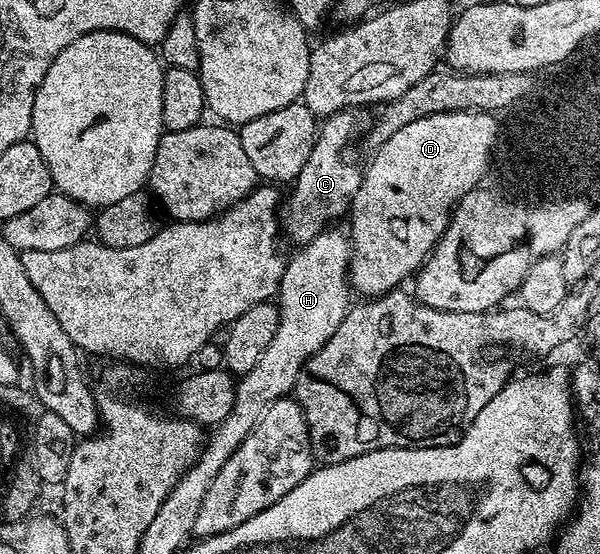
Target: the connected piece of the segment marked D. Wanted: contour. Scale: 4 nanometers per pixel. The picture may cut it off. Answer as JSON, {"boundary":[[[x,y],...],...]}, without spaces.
{"boundary":[[[442,112],[409,126],[401,126],[397,134],[378,145],[371,165],[363,168],[363,181],[351,203],[349,221],[349,247],[351,258],[347,262],[347,275],[352,289],[360,292],[360,297],[374,298],[396,291],[403,279],[414,277],[430,256],[435,243],[443,237],[443,231],[451,221],[455,205],[465,194],[484,183],[483,175],[491,164],[491,151],[499,140],[496,117],[489,112]]]}

